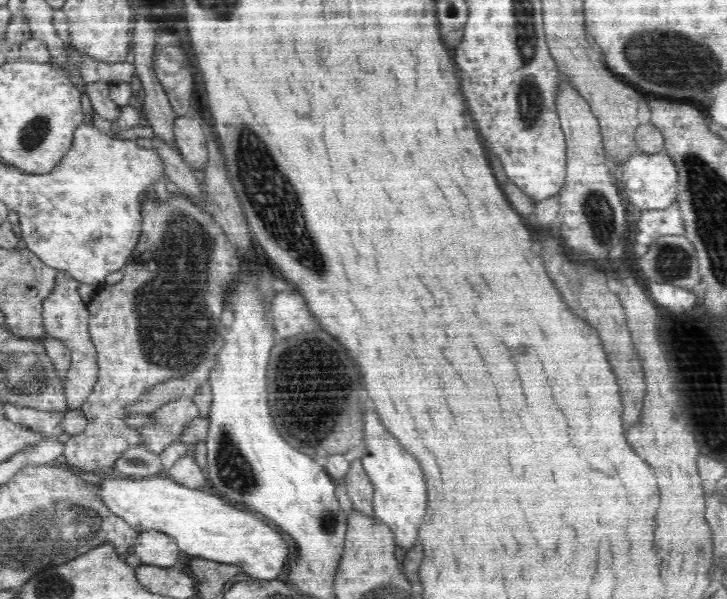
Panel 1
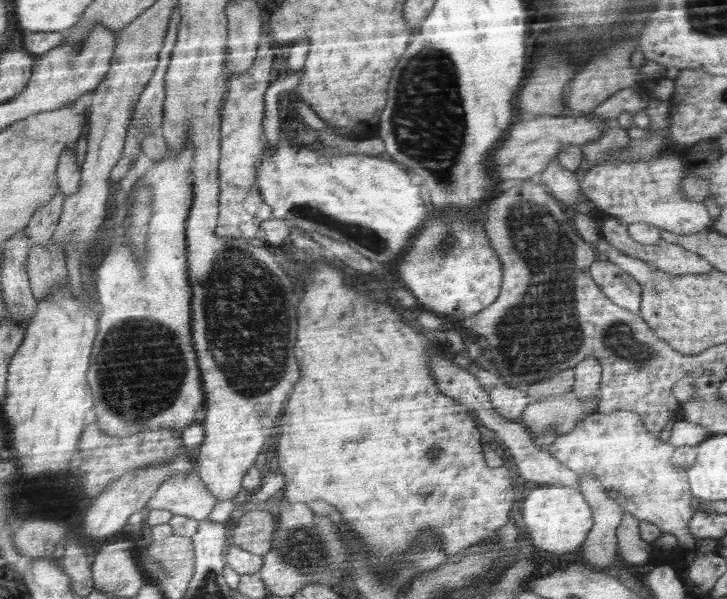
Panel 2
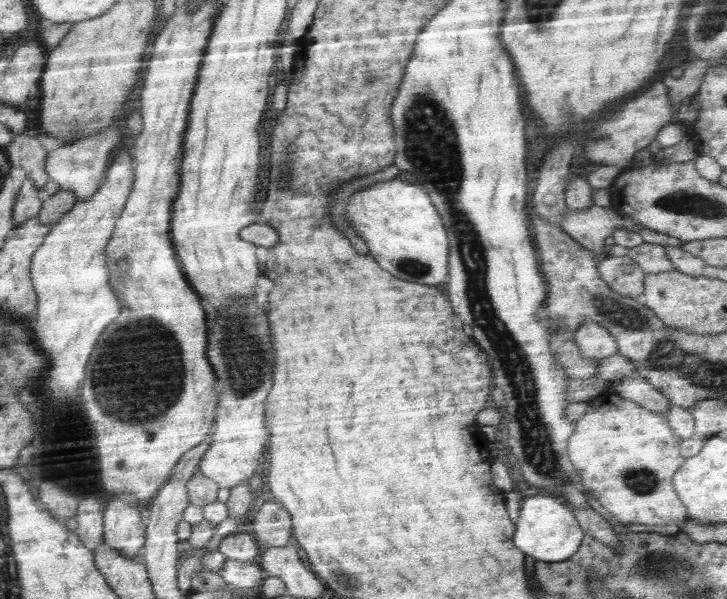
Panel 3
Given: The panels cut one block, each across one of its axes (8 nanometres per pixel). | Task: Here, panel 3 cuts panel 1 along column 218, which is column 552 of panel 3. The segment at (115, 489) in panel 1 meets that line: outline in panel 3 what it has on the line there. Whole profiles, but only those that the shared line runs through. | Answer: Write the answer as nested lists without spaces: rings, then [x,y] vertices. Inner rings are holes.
[[[529,494],[528,498],[521,500],[519,512],[513,543],[526,555],[542,562],[560,562],[579,550],[580,540],[585,538],[584,532],[580,530],[580,522],[573,509],[561,497]]]

